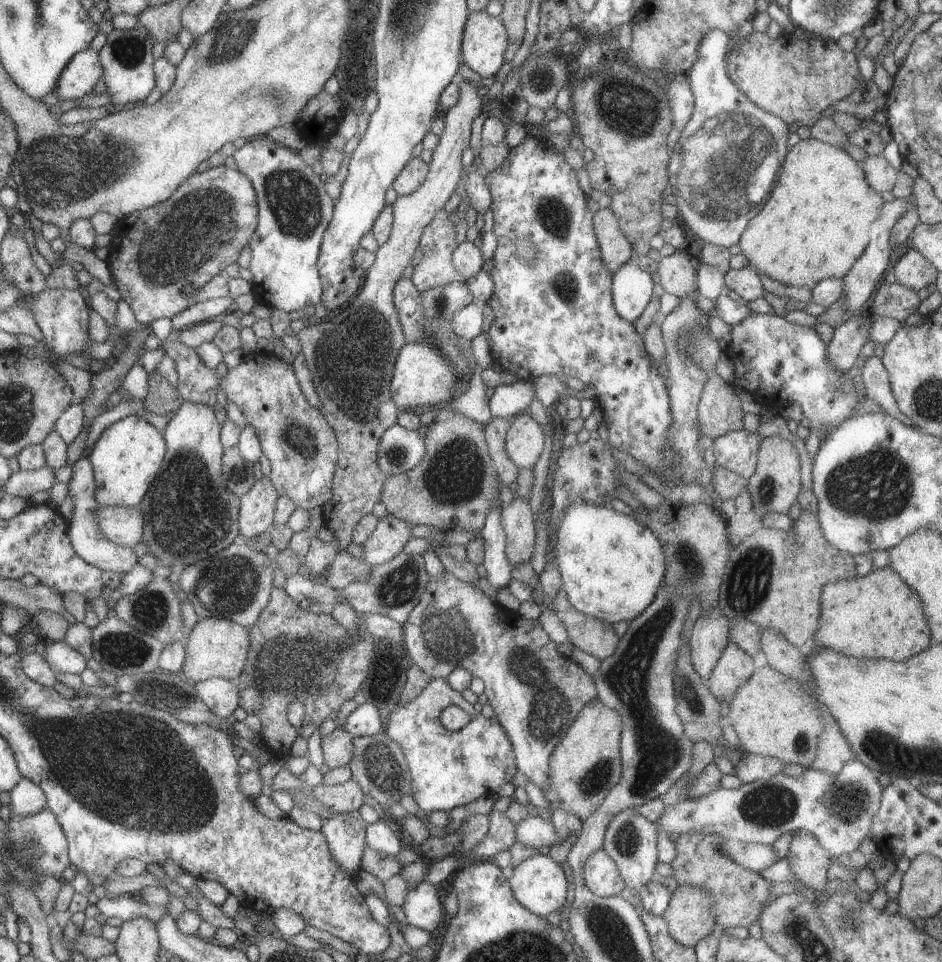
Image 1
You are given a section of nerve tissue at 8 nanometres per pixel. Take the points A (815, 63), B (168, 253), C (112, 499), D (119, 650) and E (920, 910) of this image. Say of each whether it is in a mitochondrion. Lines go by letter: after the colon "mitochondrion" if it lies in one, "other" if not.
A: other
B: mitochondrion
C: other
D: mitochondrion
E: other

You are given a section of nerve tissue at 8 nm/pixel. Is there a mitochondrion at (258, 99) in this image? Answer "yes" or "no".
yes

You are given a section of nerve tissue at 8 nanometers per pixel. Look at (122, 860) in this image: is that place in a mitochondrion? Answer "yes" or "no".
no

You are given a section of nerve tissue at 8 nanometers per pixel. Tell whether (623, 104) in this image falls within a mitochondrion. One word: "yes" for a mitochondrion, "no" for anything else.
yes

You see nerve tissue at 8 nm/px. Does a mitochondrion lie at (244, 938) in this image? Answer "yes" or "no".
no

